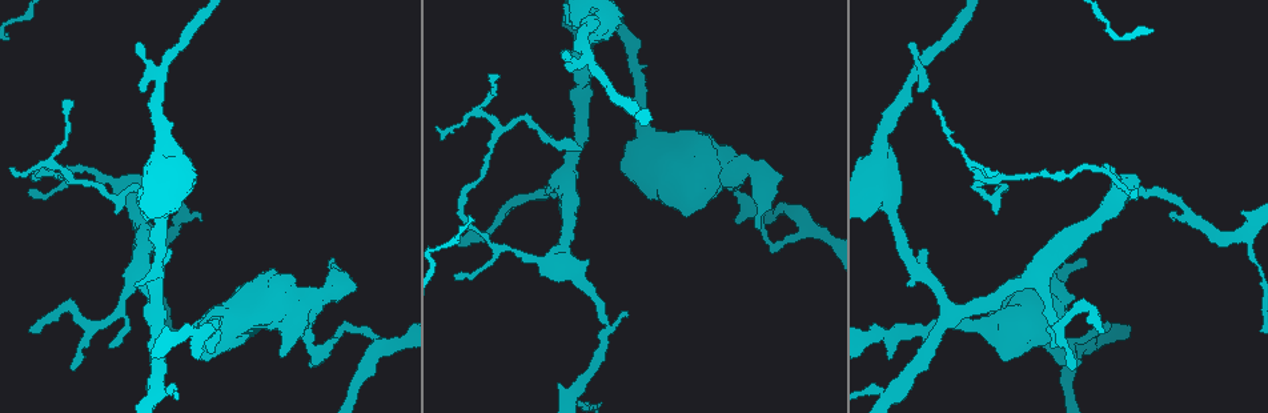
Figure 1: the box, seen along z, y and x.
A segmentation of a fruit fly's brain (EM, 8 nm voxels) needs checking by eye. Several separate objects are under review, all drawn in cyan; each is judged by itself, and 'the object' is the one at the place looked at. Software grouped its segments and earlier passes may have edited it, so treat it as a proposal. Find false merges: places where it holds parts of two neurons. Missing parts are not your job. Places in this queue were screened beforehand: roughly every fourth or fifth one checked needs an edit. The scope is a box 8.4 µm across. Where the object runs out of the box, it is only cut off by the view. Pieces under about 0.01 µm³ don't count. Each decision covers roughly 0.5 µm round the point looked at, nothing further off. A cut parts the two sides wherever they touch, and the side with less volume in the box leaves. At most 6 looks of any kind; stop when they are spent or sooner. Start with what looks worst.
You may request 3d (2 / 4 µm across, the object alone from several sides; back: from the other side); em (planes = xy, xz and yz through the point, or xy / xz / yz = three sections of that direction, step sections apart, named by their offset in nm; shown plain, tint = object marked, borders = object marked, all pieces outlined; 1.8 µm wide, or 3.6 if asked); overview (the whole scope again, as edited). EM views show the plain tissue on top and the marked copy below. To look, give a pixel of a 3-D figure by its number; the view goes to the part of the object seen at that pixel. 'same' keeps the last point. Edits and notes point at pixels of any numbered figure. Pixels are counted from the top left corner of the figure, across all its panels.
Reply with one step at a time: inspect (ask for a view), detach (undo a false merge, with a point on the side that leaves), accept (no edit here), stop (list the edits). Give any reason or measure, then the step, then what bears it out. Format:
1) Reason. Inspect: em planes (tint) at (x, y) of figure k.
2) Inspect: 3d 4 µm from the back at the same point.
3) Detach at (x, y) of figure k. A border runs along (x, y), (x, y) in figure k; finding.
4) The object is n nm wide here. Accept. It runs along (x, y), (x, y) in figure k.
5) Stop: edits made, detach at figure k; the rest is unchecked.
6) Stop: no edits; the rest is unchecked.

Sharp bend. Inspect: em planes (tint) at (770, 241) of figure 1.

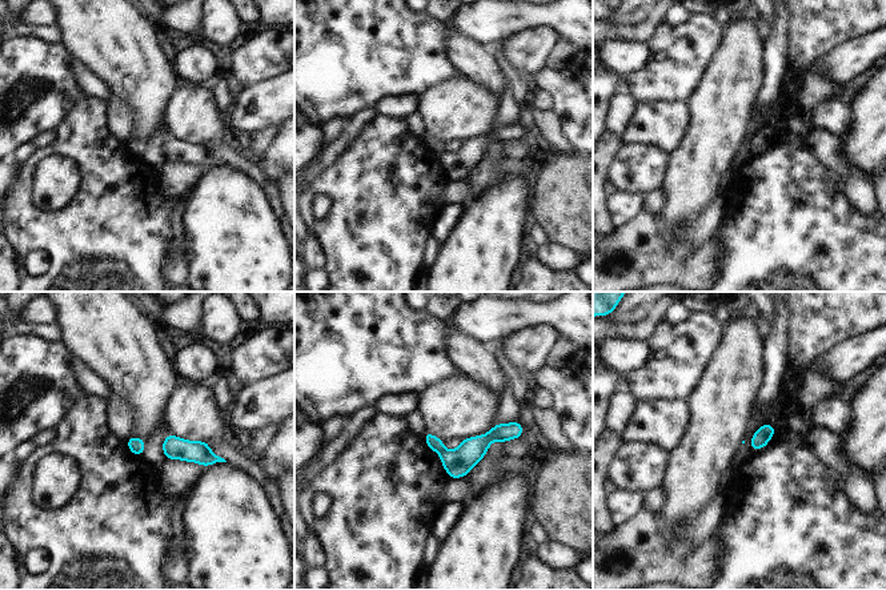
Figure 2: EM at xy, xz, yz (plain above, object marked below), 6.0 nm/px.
Detach at (458, 462) of figure 2. The part that leaves runs along (517, 424), (486, 438), (452, 474) in figure 2; two neurons meet here.

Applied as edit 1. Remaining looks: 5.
Calibre changes. Inspect: em 3.6 µm planes (tint) at (298, 311) of figure 1.

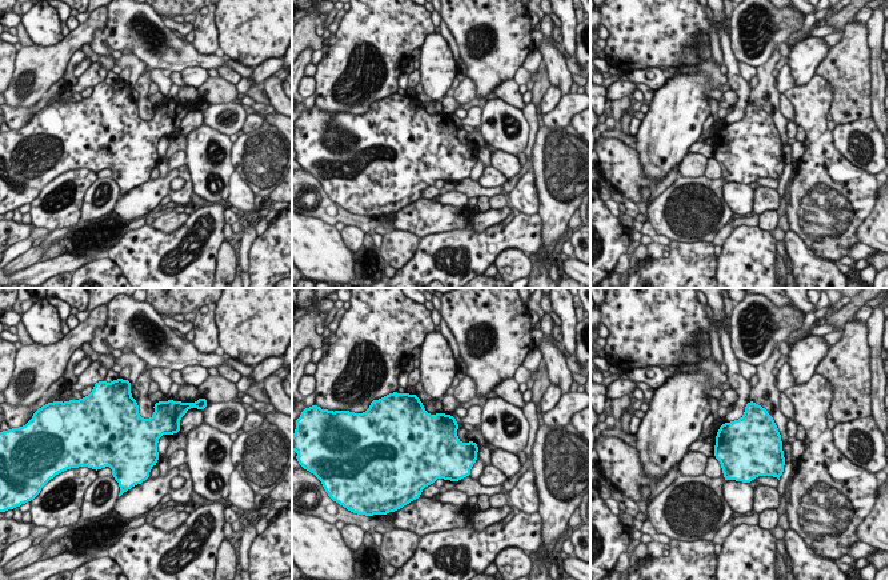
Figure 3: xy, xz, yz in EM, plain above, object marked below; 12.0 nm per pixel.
Accept. Continuous, no second neuron.

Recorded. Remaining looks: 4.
Abrupt turn. Inspect: 3d 2 µm from the back at (1105, 171) of figure 1.

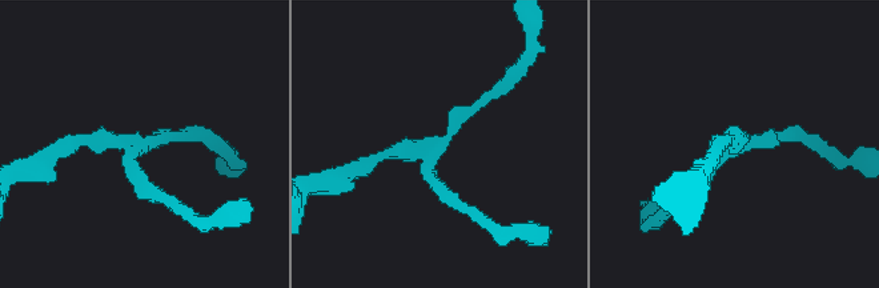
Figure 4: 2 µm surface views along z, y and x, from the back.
Inspect: em planes (tint) at (123, 145) of figure 4.

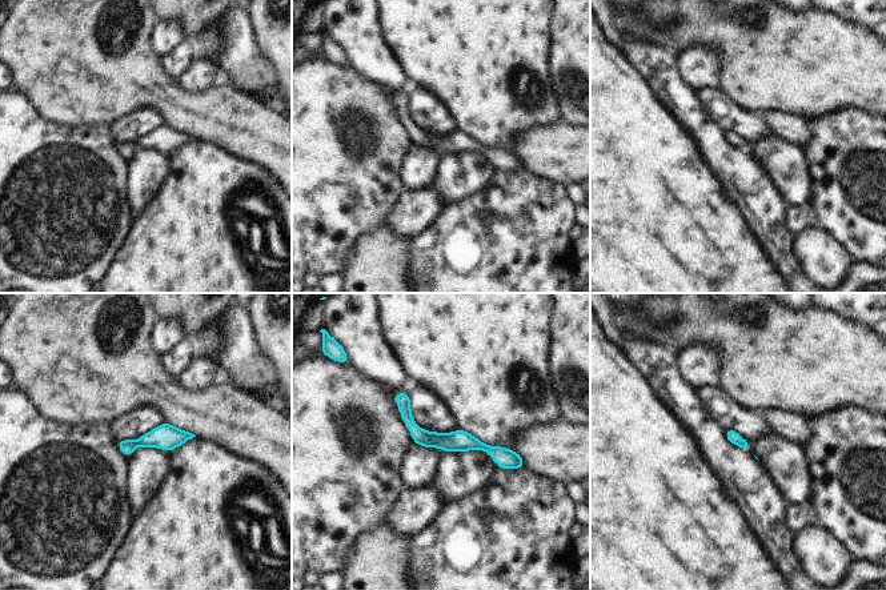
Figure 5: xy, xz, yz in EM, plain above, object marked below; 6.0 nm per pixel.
Detach at (420, 437) of figure 5. A border runs along (428, 433), (436, 445) in figure 5; two neurons meet here.

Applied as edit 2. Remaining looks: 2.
Stop: edits made, detach at figure 2, detach at figure 5; the rest is unchecked.

